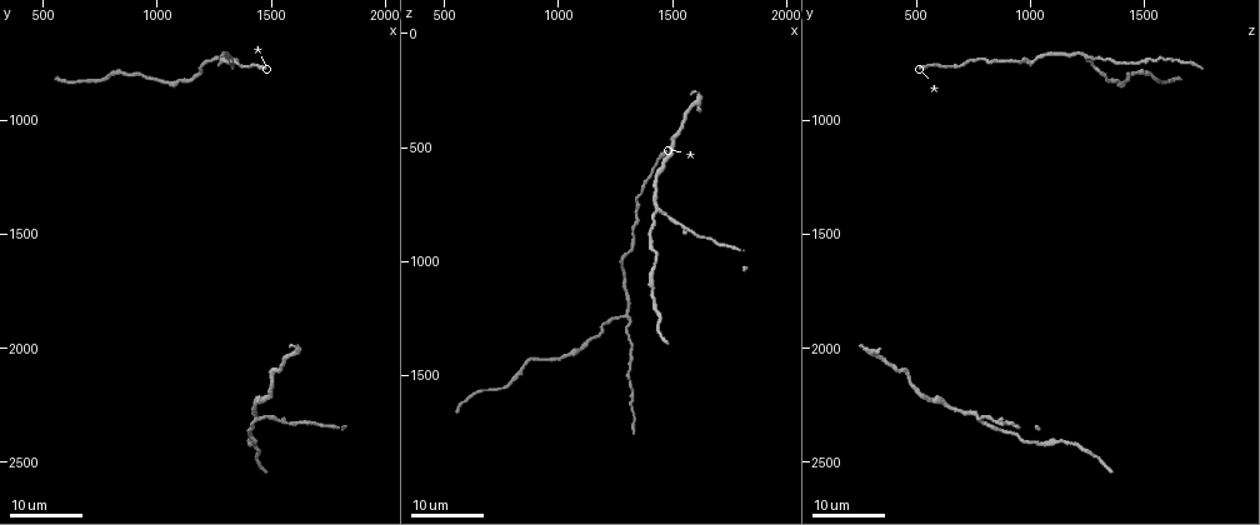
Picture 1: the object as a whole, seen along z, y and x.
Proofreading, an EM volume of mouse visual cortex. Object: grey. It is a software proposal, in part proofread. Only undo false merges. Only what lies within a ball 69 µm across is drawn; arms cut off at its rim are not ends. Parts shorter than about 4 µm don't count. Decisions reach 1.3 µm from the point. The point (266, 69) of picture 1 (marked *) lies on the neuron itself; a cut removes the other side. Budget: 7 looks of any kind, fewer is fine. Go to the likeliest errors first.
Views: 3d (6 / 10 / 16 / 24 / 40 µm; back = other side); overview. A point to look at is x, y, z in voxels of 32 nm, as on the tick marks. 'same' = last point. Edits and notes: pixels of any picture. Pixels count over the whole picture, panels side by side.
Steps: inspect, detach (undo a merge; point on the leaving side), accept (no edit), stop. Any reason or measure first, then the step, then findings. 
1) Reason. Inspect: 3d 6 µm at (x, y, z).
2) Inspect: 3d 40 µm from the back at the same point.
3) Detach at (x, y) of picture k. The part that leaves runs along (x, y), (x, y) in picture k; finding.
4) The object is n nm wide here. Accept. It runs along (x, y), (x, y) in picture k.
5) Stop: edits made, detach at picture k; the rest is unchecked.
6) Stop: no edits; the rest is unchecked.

Small branch off a trunk. Inspect: 3d 24 µm at (1430, 2310, 780).

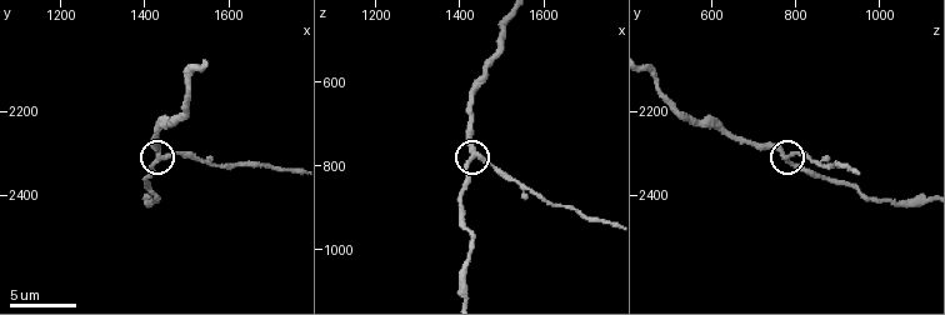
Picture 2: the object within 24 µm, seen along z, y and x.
Inspect: 3d 6 µm at (1435, 2320, 775).

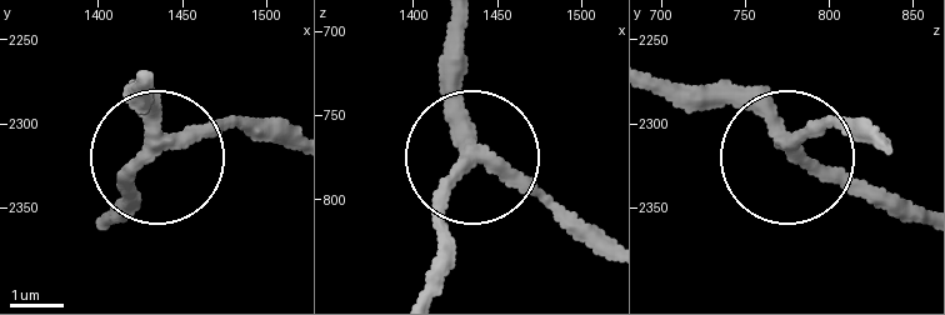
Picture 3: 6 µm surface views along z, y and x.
The object is 240 nm wide here. Accept. It runs along (464, 28), (468, 149), (580, 238) in picture 3; all the same neuron.

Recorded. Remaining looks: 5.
Three-way junction. Inspect: 3d 16 µm at (1300, 720, 1250).

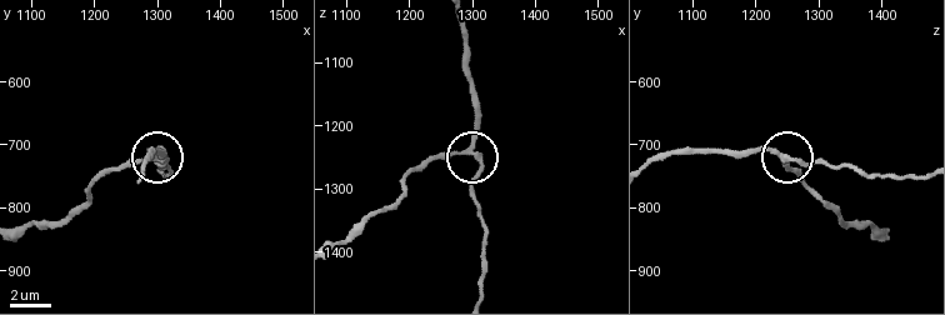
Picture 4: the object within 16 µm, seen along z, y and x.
Inspect: 3d 6 µm at (1295, 720, 1240).

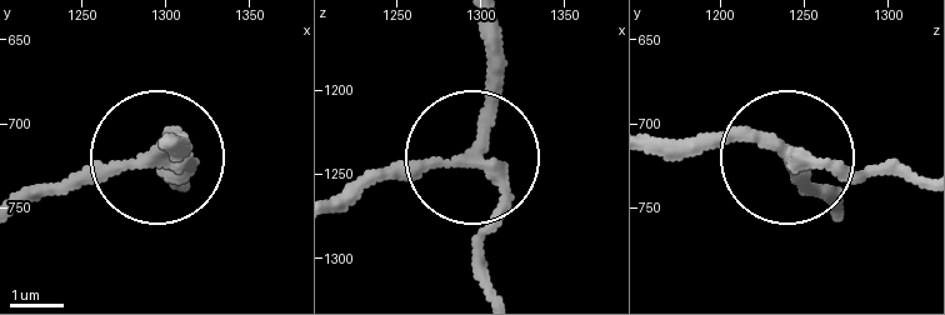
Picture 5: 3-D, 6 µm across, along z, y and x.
3 arms meet here. Accept. It runs along (656, 144), (764, 144), (830, 170), (906, 170) in picture 5; continuous, no second neuron.

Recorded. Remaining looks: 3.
Narrows sharply. Inspect: 3d 16 µm at (1280, 750, 1020).

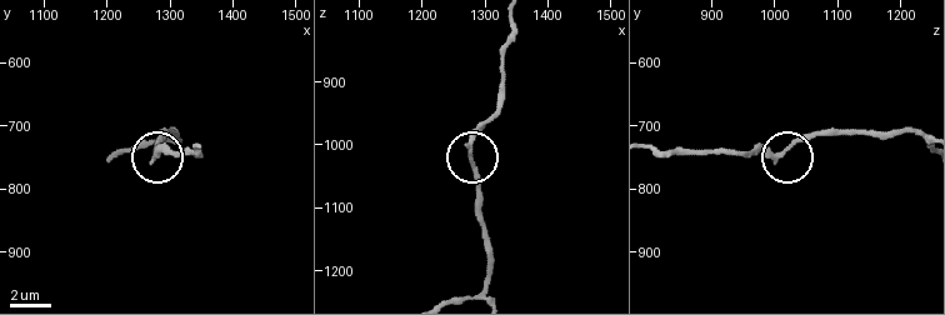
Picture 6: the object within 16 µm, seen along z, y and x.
Inspect: 3d 6 µm at (1275, 740, 1010).

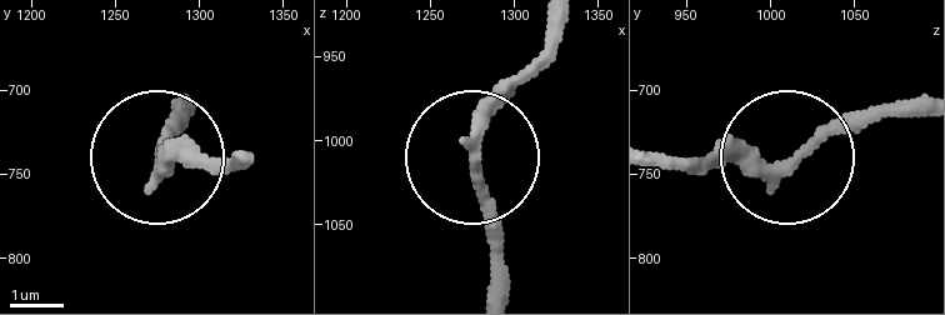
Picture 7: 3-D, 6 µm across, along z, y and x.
Other side. Inspect: 3d 6 µm from the back at (1280, 740, 1016).

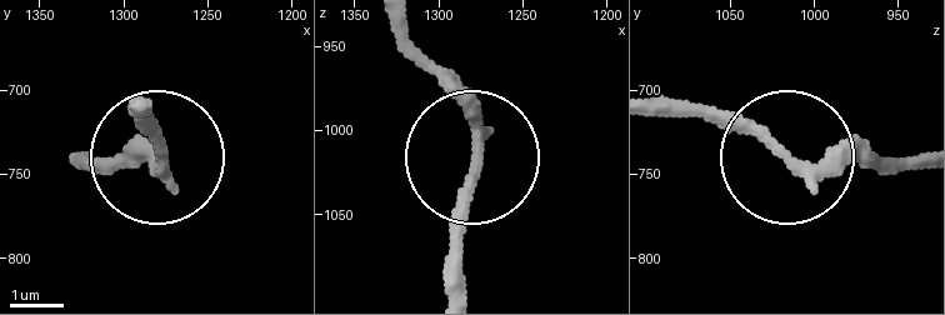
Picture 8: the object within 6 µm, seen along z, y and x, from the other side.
Accept. It runs along (918, 164), (810, 164), (680, 101) in picture 8; one neuron here.

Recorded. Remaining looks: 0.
Stop: no edits; the rest is unchecked.

